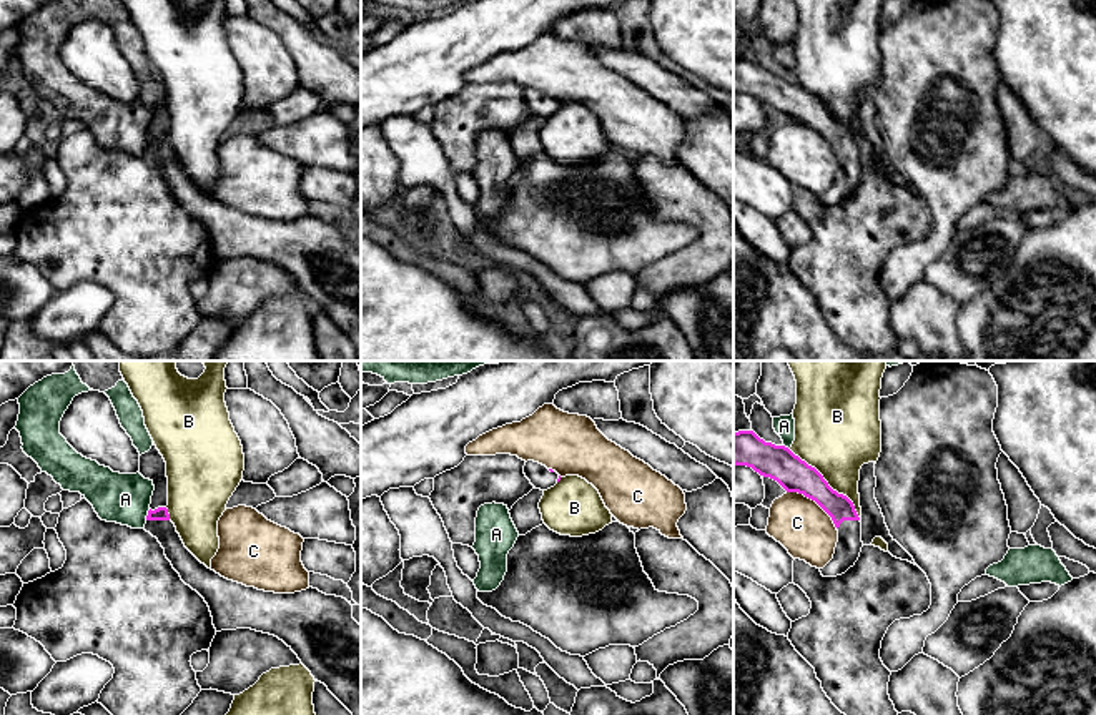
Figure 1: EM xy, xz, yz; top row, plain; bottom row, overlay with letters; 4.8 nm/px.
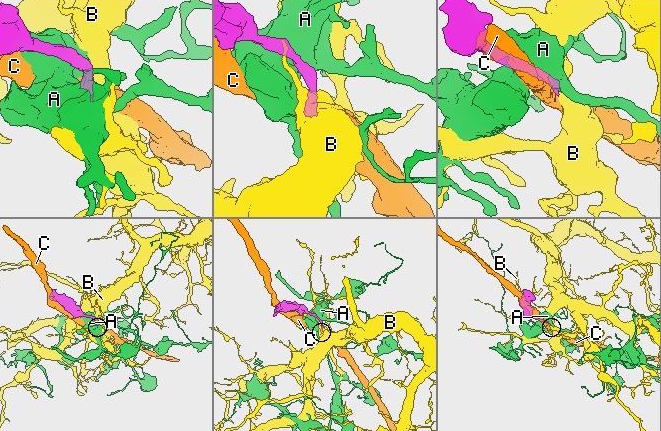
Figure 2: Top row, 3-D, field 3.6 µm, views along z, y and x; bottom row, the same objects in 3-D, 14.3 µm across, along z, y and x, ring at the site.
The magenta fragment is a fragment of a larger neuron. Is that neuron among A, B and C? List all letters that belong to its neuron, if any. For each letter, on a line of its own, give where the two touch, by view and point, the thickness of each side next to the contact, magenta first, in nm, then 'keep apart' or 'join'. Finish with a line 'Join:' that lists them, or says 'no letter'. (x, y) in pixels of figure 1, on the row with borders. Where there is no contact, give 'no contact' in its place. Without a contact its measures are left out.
A: xy (148, 514) | 60/240 nm | keep apart
B: yz (827, 484) | 160/380 nm | keep apart
C: yz (814, 499) | 170/260 nm | keep apart
Join: no letter

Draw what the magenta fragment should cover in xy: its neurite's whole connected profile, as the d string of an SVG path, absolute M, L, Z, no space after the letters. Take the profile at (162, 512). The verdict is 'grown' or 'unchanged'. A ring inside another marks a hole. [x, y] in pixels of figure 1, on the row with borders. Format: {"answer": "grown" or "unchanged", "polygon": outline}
{"answer": "grown", "polygon": "M166 507L148 510L145 530L158 539L181 580L205 599L216 632L251 629L278 637L314 680L324 683L353 715L361 715L361 625L353 619L353 605L346 599L313 587L294 594L264 592L221 577L185 547Z"}

